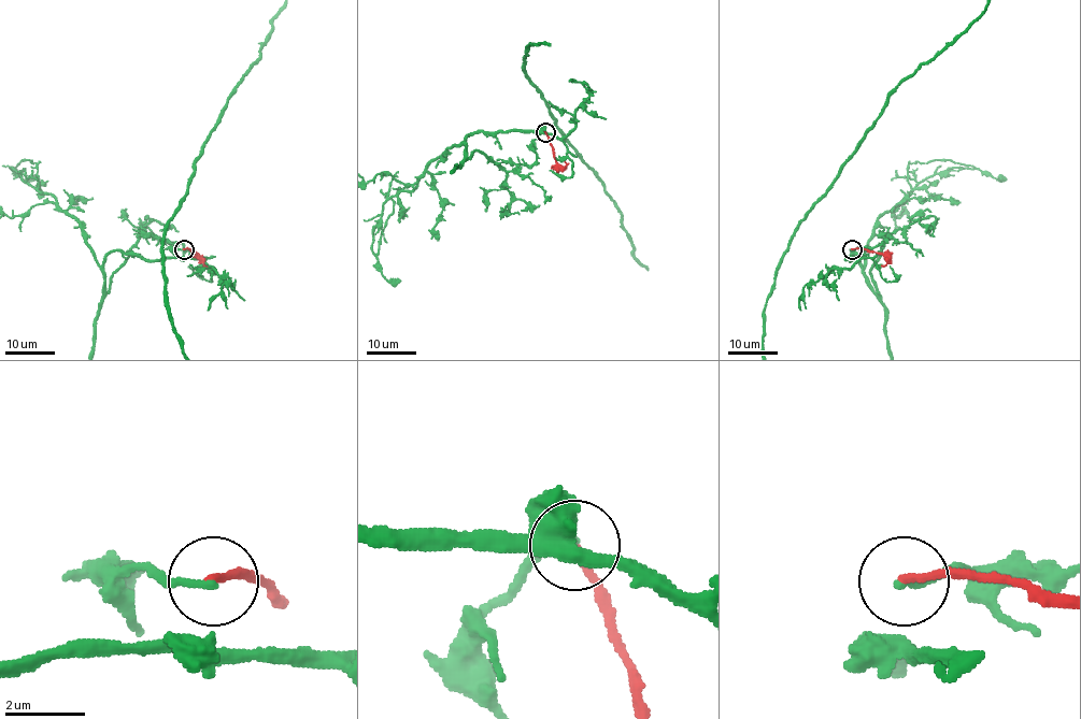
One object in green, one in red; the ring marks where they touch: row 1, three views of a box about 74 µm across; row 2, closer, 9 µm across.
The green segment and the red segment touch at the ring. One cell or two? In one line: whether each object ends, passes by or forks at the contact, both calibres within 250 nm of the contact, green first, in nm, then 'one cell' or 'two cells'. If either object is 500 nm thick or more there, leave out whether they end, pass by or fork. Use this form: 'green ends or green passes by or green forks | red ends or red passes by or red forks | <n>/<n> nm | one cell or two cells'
green ends | red ends | 200/200 nm | two cells

